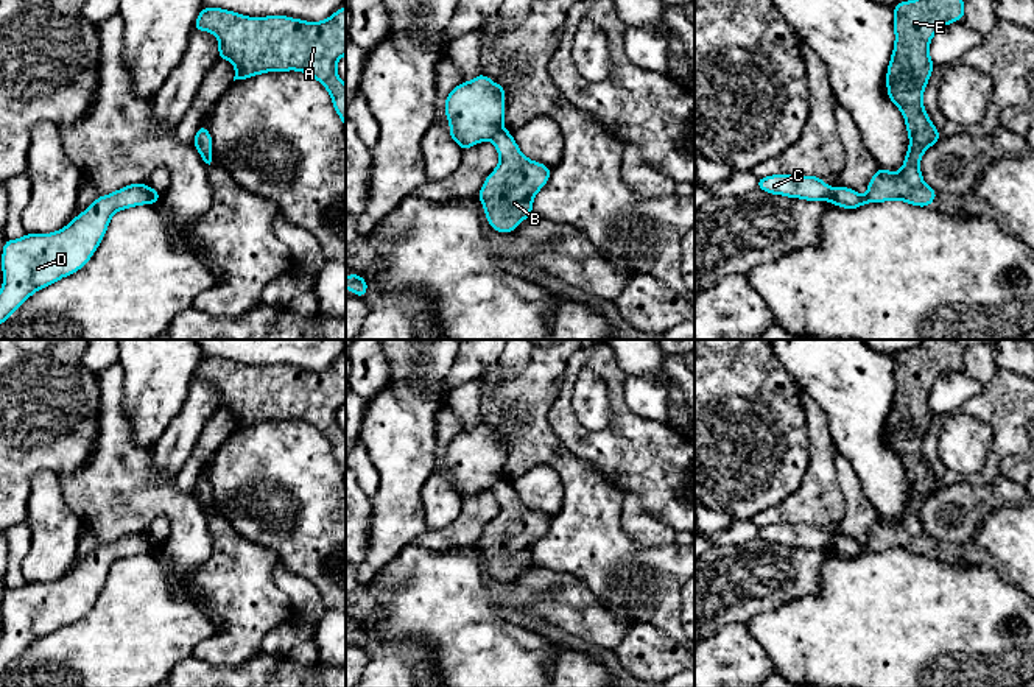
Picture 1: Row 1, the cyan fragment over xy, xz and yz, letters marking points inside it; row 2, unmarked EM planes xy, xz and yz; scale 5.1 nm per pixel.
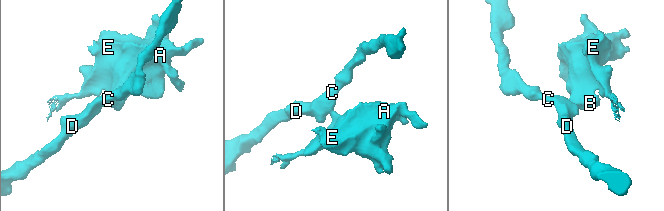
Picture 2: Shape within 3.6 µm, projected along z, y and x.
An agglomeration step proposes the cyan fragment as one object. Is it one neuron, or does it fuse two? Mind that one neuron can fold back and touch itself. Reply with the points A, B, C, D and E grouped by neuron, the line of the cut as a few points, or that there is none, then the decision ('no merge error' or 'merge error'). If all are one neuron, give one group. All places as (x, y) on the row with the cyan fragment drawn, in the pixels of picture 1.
groups A B E / C D; cut yz (835, 189), (832, 201); merge error

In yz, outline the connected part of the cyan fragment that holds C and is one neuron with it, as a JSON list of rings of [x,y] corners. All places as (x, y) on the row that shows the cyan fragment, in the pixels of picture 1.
[[[772,174],[757,179],[755,187],[772,195],[800,198],[807,201],[835,201],[835,188],[818,176]]]

